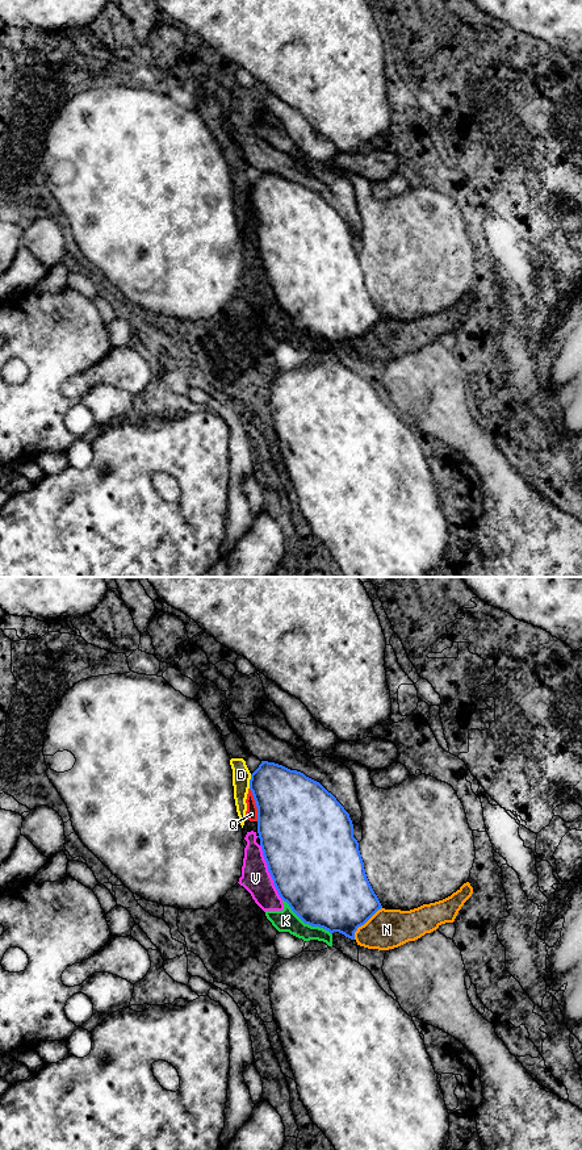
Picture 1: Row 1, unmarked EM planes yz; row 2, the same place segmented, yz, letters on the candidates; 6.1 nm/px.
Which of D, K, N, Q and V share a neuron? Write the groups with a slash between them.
D / K N Q V

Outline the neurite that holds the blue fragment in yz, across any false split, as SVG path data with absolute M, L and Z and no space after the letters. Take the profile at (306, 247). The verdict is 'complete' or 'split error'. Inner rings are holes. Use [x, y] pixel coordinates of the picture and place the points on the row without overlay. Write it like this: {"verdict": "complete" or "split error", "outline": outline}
{"verdict": "complete", "outline": "M261 172L251 185L257 244L280 309L311 338L355 351L355 343L382 319L364 280L349 225L319 193L282 176Z"}

